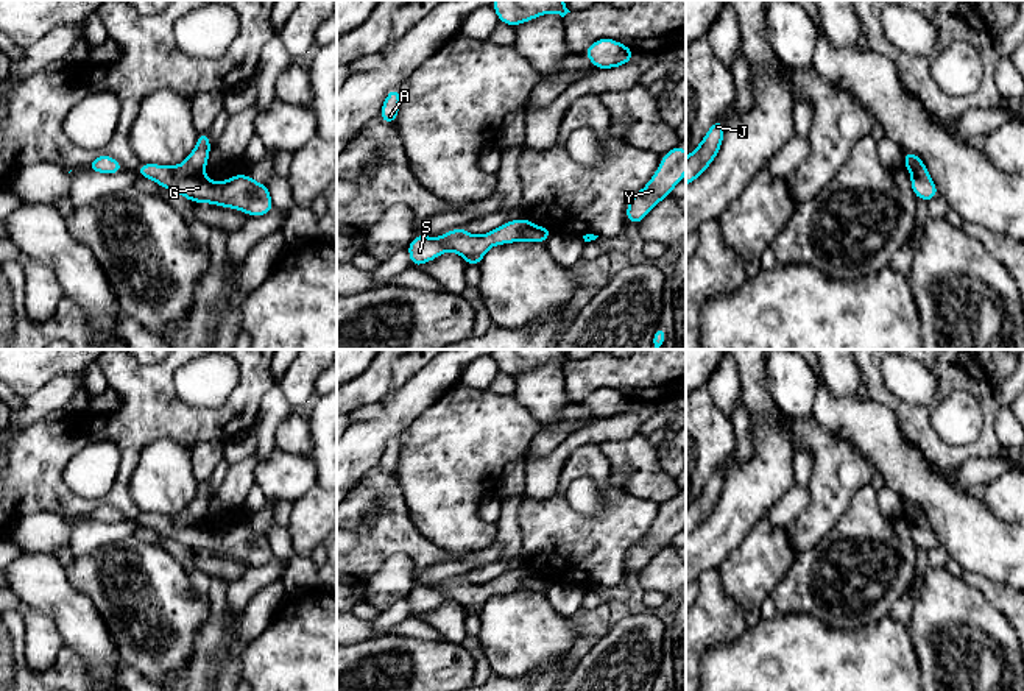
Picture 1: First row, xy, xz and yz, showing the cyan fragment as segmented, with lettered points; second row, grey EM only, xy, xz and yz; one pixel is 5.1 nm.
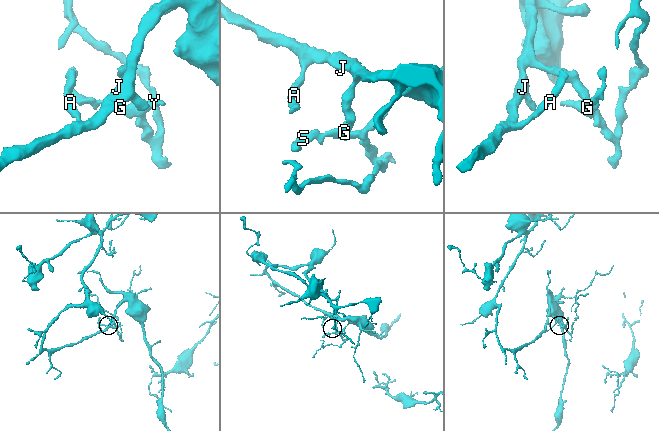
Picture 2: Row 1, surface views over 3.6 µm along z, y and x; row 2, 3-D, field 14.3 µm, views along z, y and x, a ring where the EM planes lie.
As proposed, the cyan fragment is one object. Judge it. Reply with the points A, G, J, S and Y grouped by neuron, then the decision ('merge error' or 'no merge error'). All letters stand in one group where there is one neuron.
A G J S Y | no merge error

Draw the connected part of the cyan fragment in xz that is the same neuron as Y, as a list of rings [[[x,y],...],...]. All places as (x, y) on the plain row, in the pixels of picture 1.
[[[675,496],[664,502],[659,518],[653,523],[648,533],[634,543],[627,554],[627,574],[639,574],[647,563],[664,547],[673,537],[686,527],[683,509],[686,499]]]

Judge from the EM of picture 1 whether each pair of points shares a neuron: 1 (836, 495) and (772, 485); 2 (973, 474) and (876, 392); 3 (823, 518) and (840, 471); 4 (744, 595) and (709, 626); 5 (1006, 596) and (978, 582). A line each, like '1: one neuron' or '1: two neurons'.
1: two neurons
2: two neurons
3: one neuron
4: two neurons
5: one neuron

